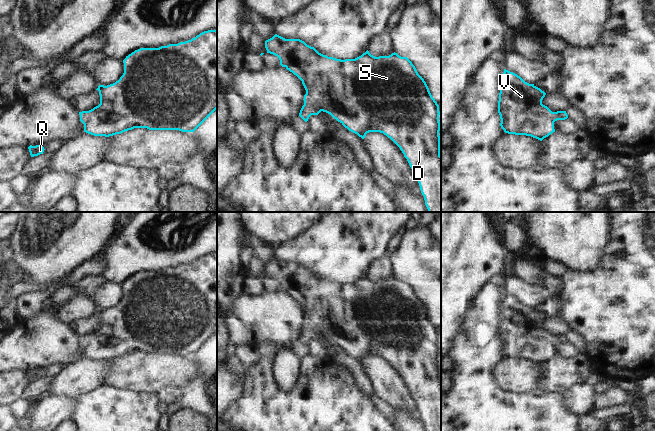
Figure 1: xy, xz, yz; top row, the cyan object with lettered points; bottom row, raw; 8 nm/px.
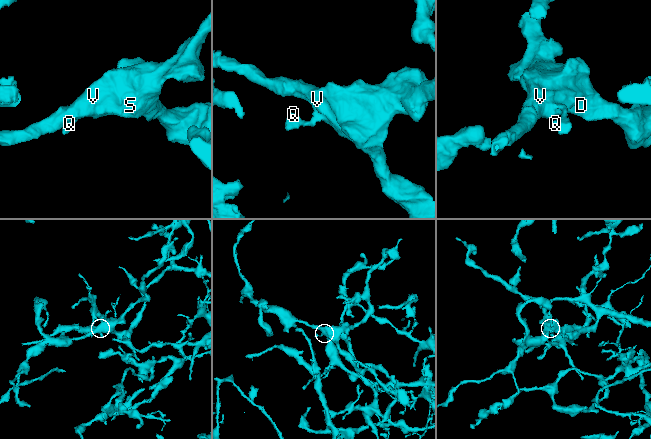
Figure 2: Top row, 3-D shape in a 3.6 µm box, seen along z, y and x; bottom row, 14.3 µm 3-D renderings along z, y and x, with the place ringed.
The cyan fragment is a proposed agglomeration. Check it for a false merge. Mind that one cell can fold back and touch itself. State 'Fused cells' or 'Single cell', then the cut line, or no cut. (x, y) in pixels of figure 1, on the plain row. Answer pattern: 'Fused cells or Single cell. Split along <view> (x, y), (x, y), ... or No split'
Single cell. No split.

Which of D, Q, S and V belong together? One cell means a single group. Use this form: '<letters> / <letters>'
D Q S V

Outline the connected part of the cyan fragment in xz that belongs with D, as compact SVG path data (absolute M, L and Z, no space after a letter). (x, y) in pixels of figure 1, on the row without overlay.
M277 258L265 265L267 277L277 280L280 284L280 289L296 299L301 305L306 314L304 319L304 329L302 330L299 340L307 346L311 339L318 339L321 335L330 338L334 343L340 346L349 355L357 358L362 363L369 356L380 356L390 362L402 375L407 383L414 399L416 400L422 419L424 420L426 431L441 431L441 379L440 379L440 346L439 346L439 329L432 321L429 312L424 303L418 298L415 290L407 281L401 281L397 277L392 277L389 280L375 281L367 274L361 280L355 283L336 283L319 277L314 271L307 269L300 263L285 263Z

